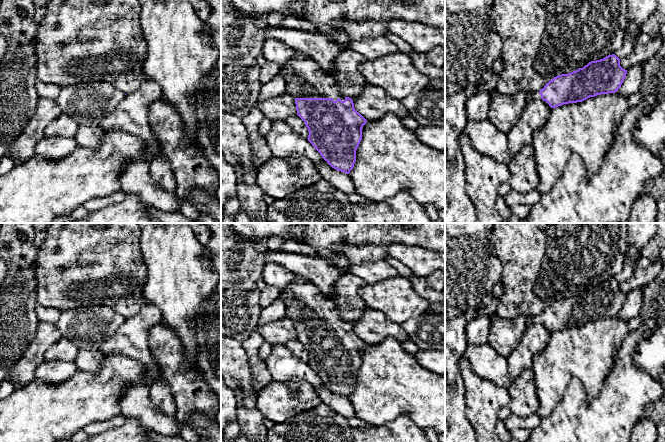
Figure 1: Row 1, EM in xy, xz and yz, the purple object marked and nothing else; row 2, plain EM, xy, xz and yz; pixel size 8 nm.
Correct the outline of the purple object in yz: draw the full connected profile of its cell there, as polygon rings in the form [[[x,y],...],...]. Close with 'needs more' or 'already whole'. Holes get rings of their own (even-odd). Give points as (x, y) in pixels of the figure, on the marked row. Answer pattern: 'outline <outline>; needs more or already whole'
outline [[[615,54],[608,55],[603,59],[591,61],[576,71],[554,77],[539,92],[526,94],[526,100],[527,102],[543,100],[550,109],[564,104],[582,102],[590,97],[617,92],[626,74],[627,70],[620,66],[620,59]]]; needs more

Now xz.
outline [[[296,51],[293,57],[282,66],[281,72],[286,84],[286,92],[295,96],[297,115],[308,128],[308,141],[328,164],[341,172],[349,174],[356,161],[356,150],[362,140],[362,128],[367,120],[355,110],[353,100],[345,97],[337,88],[336,81],[326,73],[309,55]]]; needs more

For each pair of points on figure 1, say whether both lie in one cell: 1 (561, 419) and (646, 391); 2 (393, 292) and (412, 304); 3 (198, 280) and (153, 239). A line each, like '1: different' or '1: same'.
1: same
2: same
3: same

